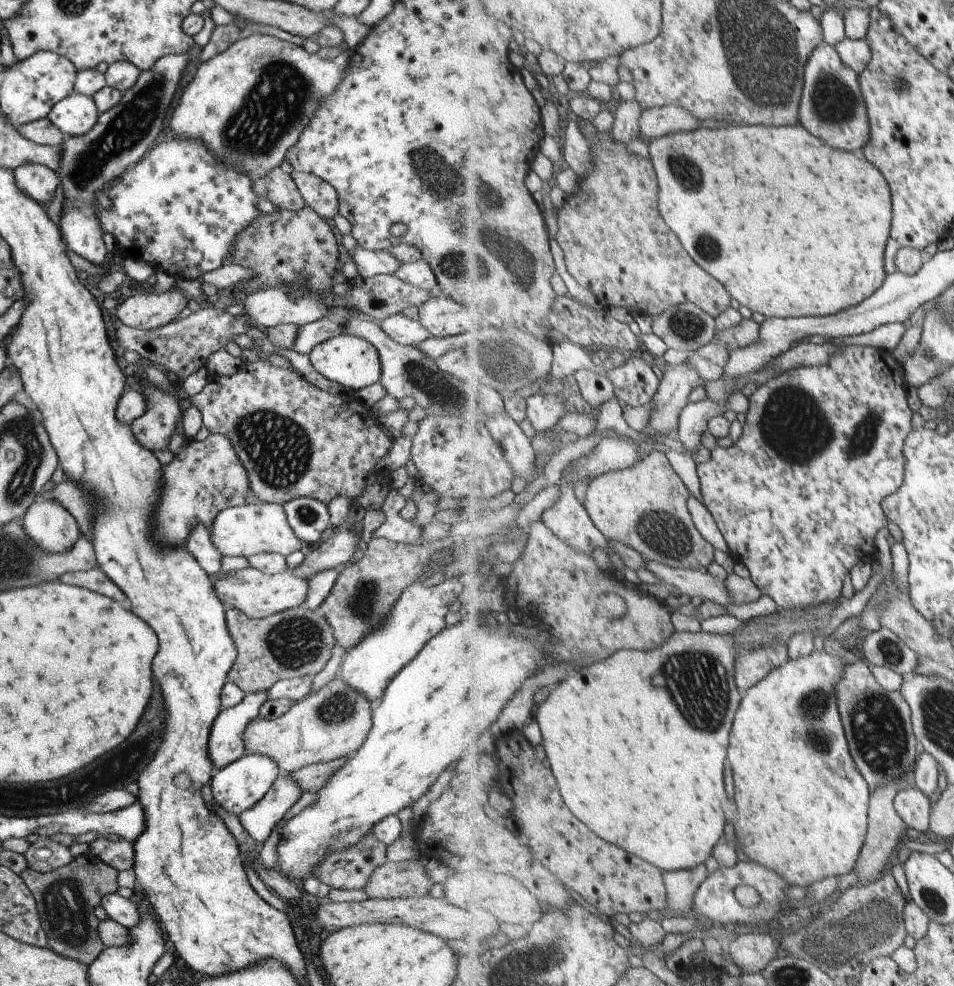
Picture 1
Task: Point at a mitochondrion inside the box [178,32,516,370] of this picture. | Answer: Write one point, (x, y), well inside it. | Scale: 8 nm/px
(278, 102)

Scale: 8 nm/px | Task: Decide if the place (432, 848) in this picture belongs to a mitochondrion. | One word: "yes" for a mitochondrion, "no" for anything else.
no

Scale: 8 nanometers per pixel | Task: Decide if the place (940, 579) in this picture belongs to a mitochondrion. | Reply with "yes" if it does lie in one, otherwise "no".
no

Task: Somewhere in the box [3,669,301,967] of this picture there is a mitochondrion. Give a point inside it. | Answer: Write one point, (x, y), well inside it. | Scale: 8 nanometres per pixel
(65, 901)

